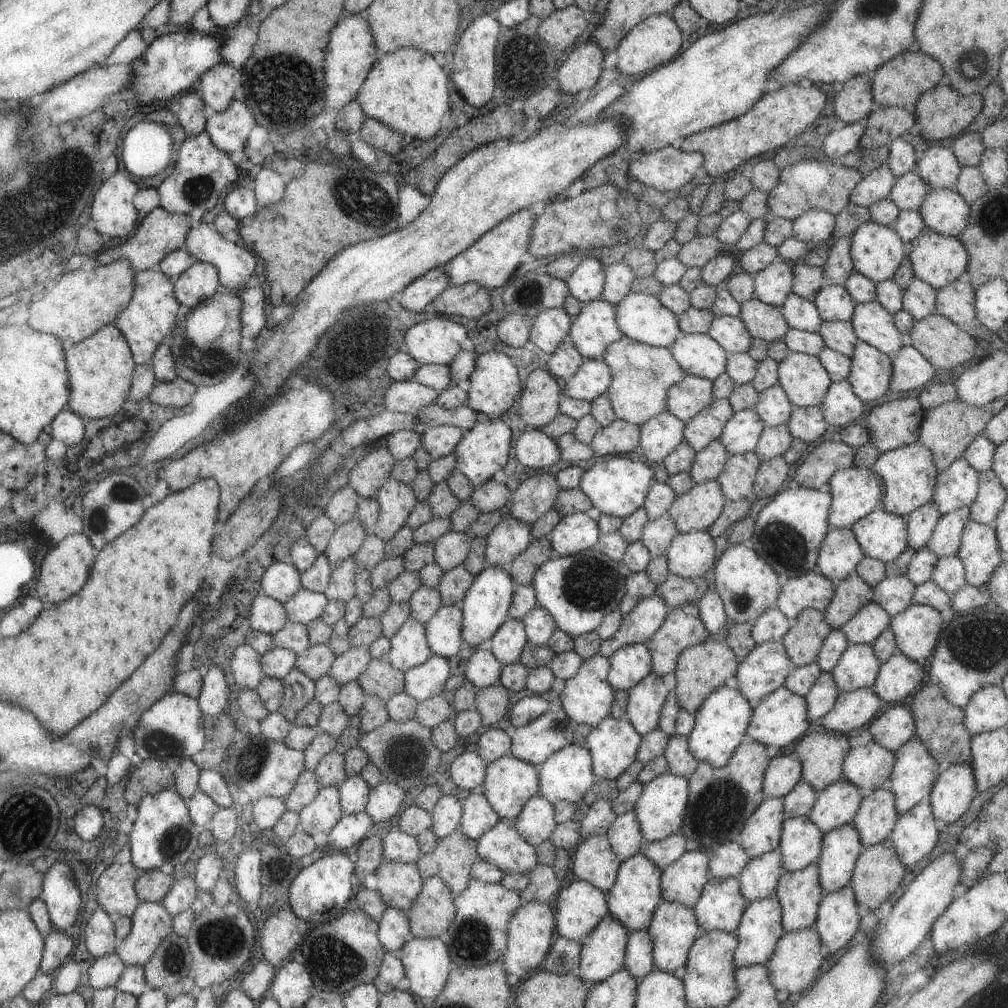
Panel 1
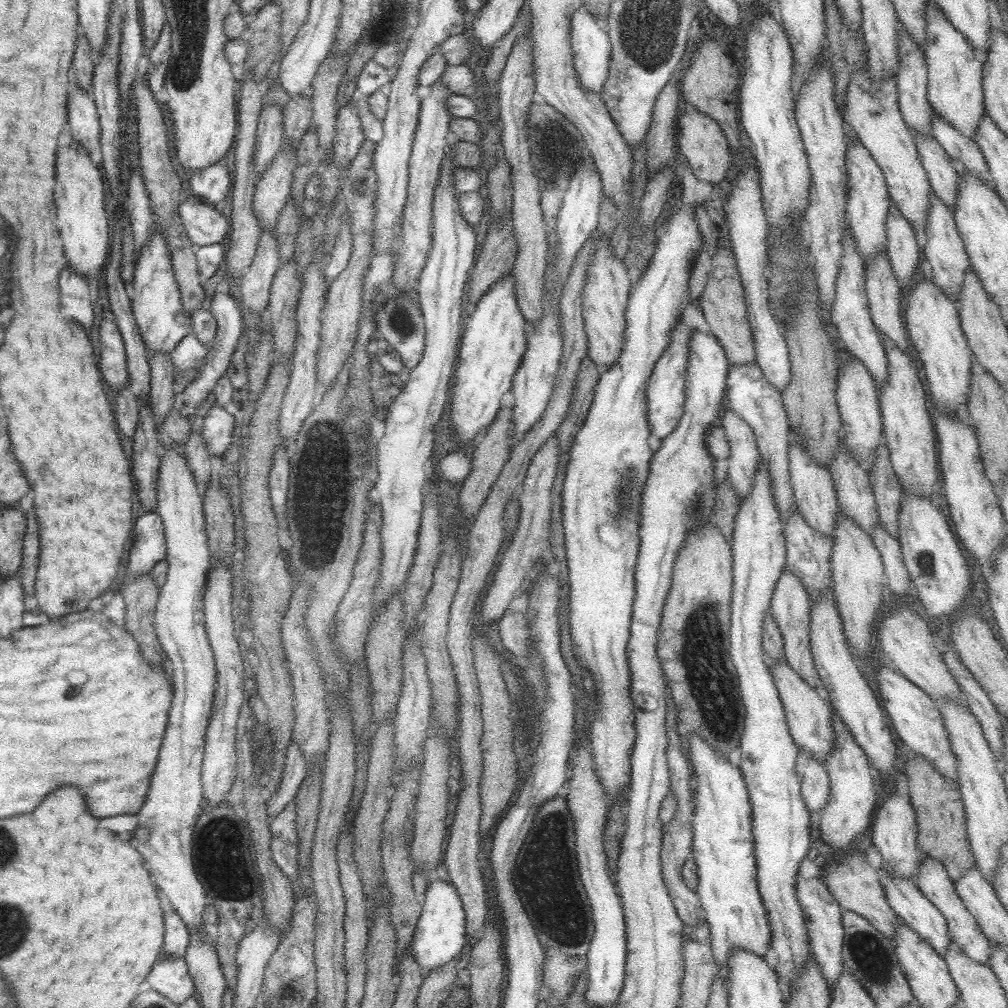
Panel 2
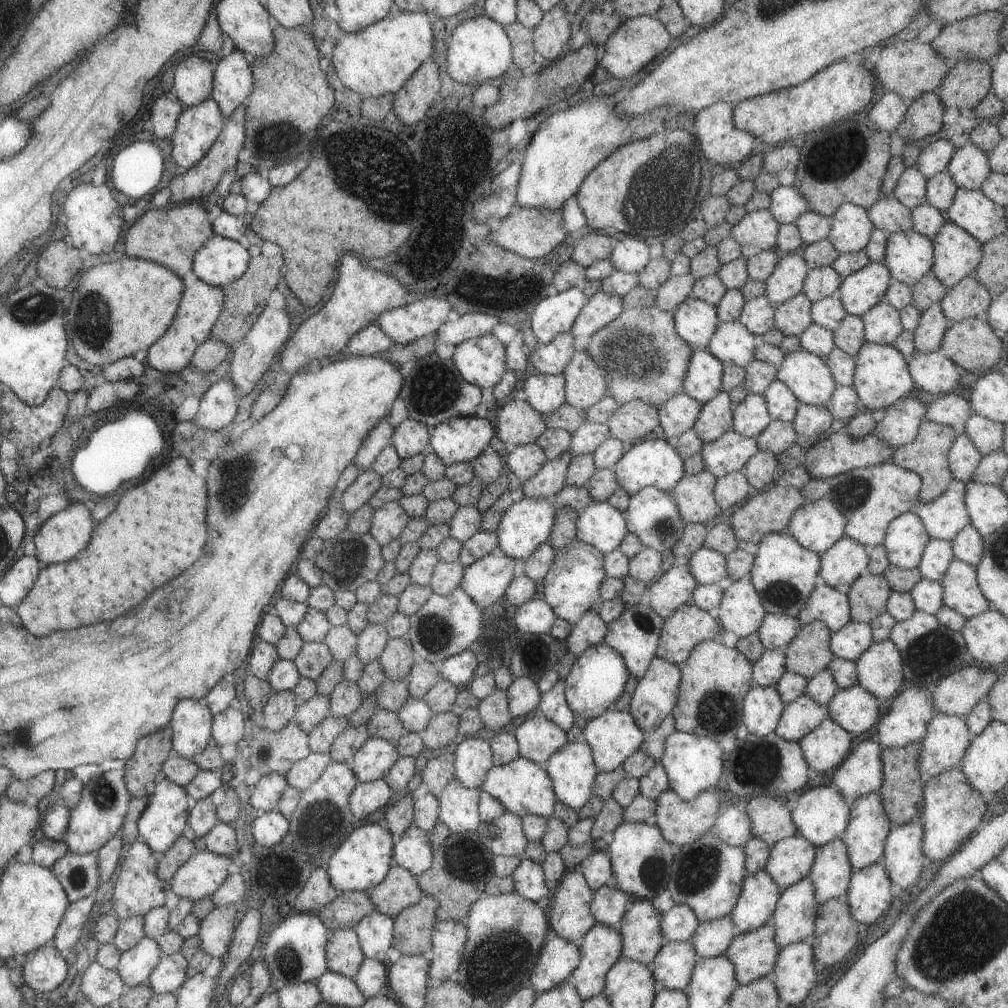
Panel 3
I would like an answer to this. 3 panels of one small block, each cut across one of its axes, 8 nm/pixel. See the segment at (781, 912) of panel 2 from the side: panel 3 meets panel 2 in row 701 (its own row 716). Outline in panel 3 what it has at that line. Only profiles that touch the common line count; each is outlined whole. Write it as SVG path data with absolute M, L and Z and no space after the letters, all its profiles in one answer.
M751 683L751 688L747 690L747 694L741 700L741 721L746 732L757 735L758 737L773 733L784 706L785 704L779 698L779 694L774 686L760 687Z

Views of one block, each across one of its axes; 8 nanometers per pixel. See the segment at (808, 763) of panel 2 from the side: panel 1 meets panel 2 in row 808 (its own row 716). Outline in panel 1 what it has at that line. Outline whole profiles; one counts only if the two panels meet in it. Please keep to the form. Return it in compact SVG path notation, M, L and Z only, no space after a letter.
M821 671L804 696L808 722L821 718L833 706L838 694L831 673Z

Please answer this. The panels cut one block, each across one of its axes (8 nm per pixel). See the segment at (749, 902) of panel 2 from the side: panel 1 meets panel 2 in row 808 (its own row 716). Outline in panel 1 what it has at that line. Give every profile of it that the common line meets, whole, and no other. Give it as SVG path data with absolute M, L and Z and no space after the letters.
M724 684L715 689L693 714L693 728L686 736L687 746L691 756L698 761L708 762L711 766L723 766L735 747L742 742L742 736L747 728L752 708L748 700L736 689Z

